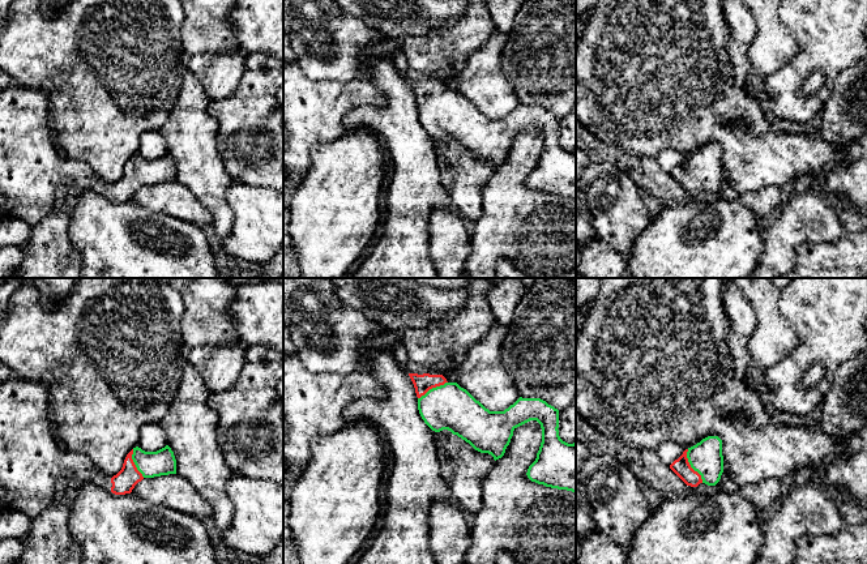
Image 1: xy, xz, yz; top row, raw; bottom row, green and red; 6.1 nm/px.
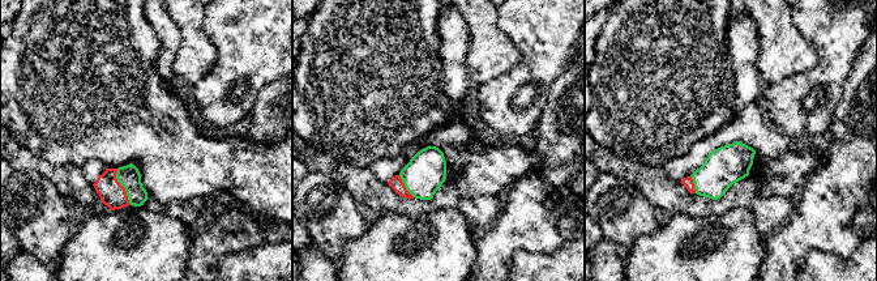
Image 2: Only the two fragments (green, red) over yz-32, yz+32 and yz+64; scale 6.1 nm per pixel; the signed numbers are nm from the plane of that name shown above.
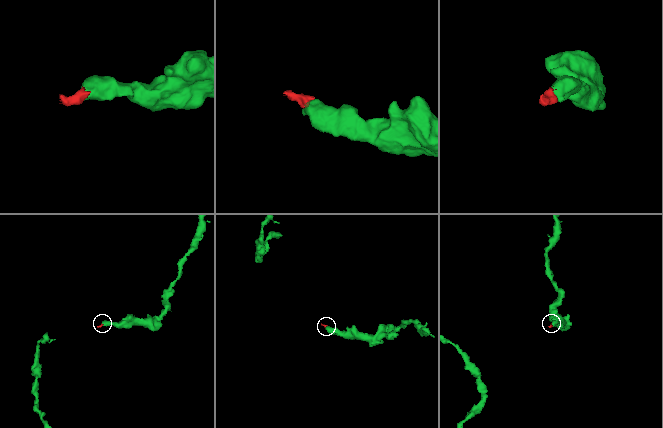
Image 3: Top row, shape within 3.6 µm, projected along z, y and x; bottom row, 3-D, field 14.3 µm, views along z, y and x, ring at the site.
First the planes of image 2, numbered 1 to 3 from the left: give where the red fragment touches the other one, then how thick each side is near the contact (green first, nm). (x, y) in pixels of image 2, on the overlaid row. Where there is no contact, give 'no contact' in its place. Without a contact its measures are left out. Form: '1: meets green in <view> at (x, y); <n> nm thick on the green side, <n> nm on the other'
1: meets green in yz-32 at (122, 184); 140 nm thick on the green side, 160 nm on the other
2: meets green in yz+32 at (403, 183); 240 nm thick on the green side, 80 nm on the other
3: meets green in yz+64 at (694, 184); 240 nm thick on the green side, 60 nm on the other

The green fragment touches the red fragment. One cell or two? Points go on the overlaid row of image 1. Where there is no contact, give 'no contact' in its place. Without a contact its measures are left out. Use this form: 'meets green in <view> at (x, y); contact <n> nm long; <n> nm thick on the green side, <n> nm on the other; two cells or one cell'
meets green in yz at (691, 466); contact 220 nm long; 200 nm thick on the green side, 110 nm on the other; one cell

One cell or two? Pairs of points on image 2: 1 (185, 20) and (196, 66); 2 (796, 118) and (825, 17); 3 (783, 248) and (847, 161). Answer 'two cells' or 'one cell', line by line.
1: one cell
2: one cell
3: one cell

